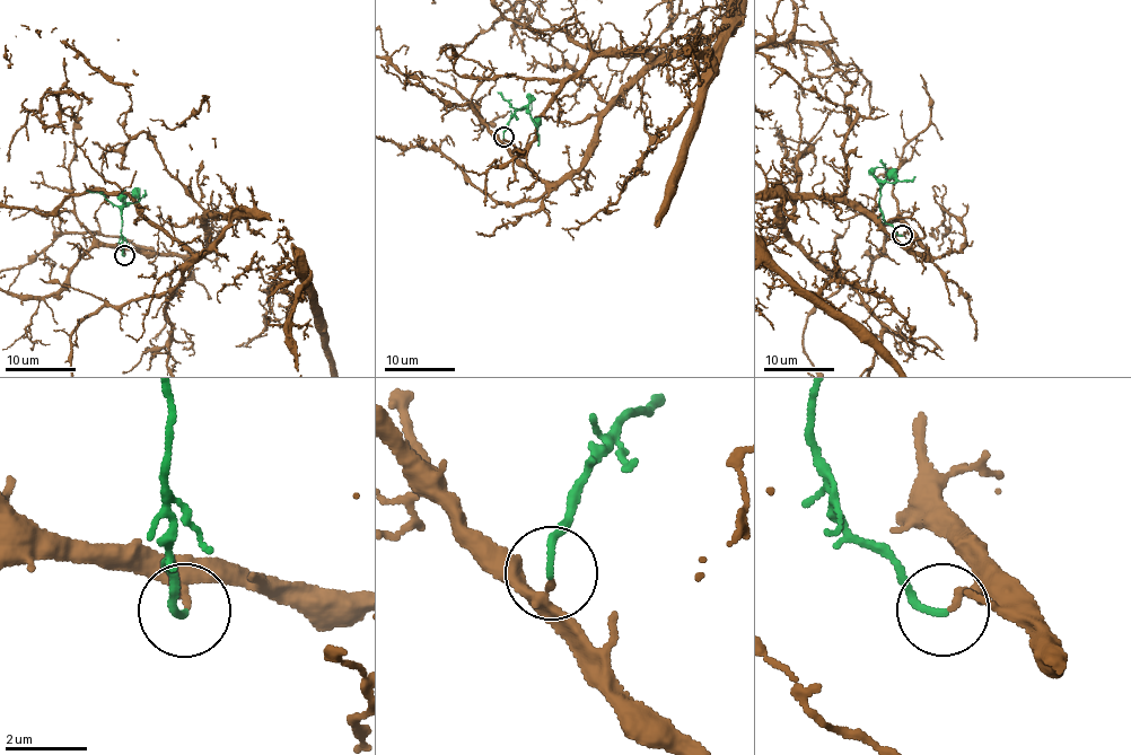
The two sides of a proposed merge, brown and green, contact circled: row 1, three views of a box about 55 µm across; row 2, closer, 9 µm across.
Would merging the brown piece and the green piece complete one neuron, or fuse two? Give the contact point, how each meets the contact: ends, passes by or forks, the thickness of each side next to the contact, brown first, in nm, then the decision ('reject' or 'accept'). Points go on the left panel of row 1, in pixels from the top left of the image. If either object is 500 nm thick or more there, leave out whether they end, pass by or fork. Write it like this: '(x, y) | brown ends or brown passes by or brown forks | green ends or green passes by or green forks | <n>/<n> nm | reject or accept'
(124, 255) | brown ends | green ends | 180/170 nm | reject

